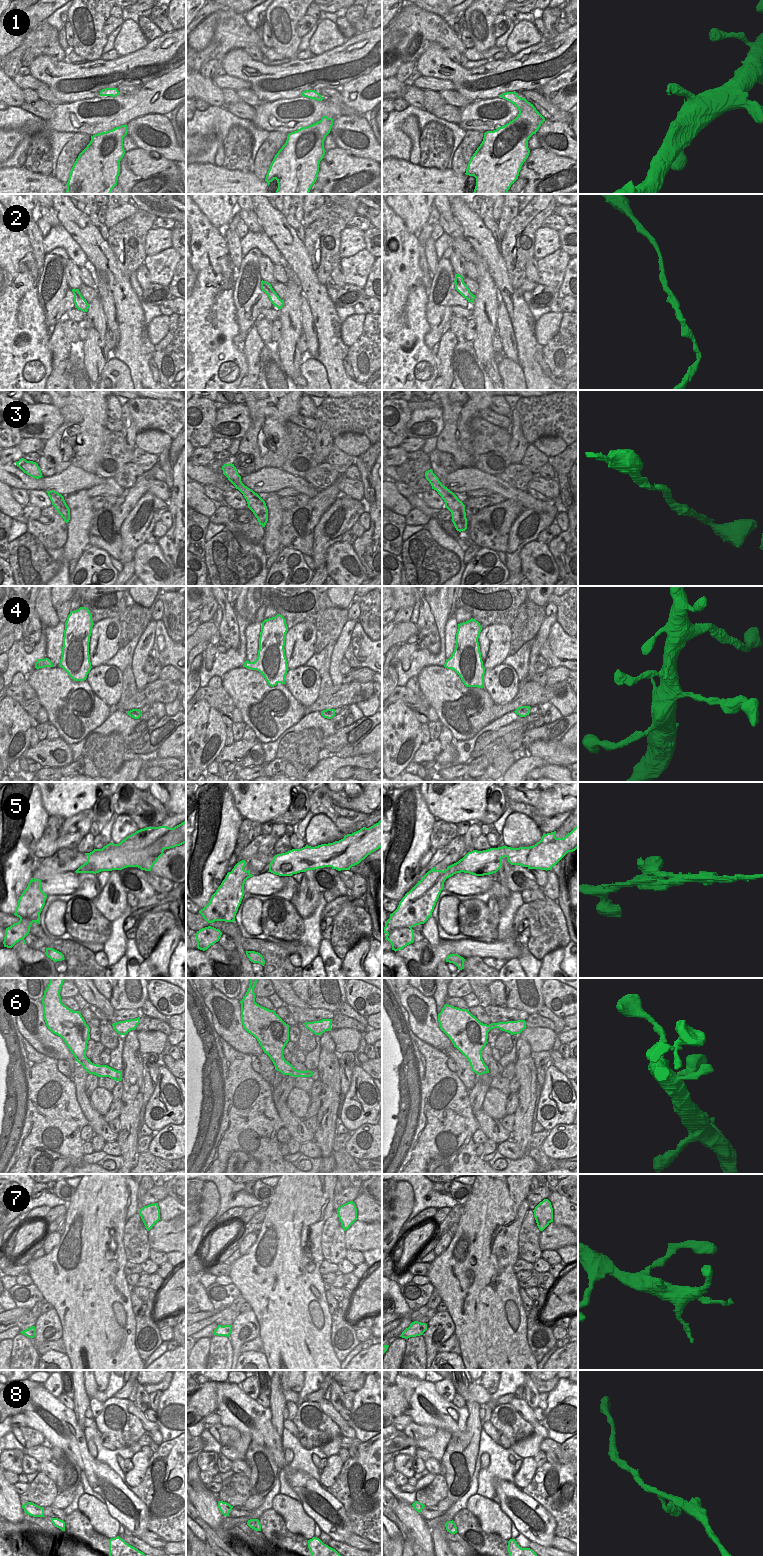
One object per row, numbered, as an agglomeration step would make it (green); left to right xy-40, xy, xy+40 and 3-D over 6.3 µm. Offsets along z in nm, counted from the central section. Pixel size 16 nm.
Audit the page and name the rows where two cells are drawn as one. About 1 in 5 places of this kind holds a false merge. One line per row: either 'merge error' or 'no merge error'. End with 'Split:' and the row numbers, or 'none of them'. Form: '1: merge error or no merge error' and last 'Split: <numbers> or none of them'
1: no merge error
2: no merge error
3: no merge error
4: no merge error
5: merge error
6: no merge error
7: no merge error
8: no merge error
Split: 5

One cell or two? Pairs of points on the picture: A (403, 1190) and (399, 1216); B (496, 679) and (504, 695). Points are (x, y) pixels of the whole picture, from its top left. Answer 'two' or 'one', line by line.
A: one
B: one

